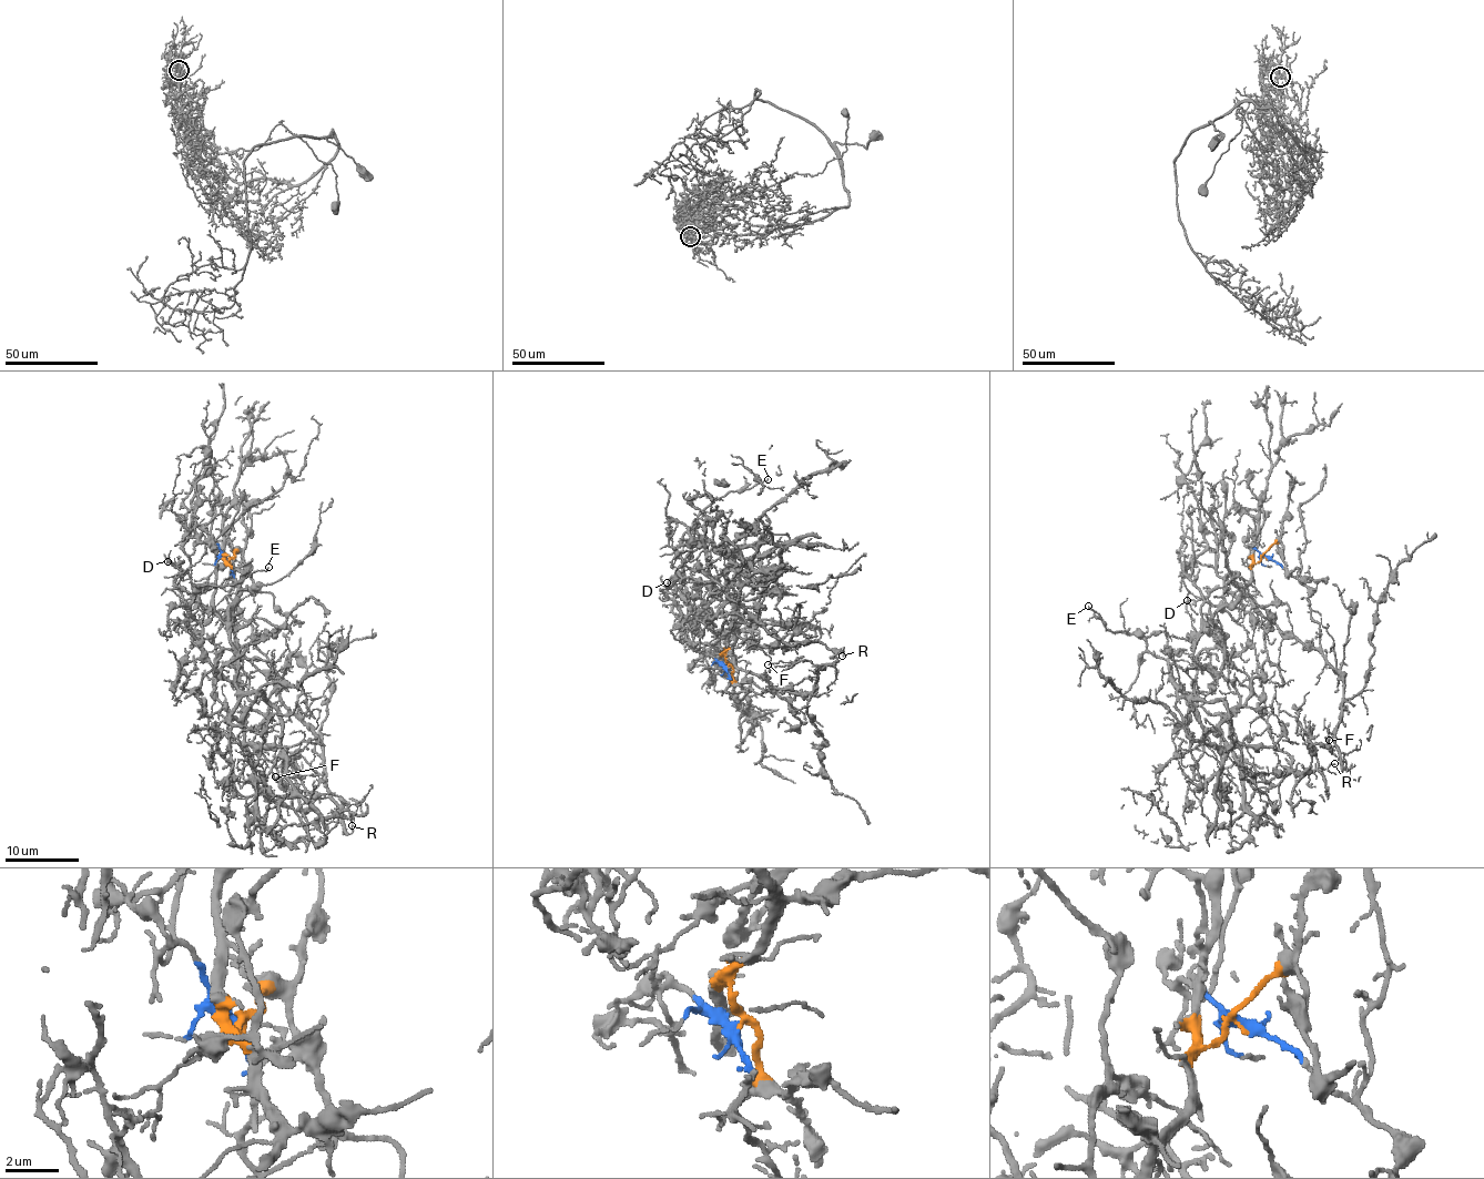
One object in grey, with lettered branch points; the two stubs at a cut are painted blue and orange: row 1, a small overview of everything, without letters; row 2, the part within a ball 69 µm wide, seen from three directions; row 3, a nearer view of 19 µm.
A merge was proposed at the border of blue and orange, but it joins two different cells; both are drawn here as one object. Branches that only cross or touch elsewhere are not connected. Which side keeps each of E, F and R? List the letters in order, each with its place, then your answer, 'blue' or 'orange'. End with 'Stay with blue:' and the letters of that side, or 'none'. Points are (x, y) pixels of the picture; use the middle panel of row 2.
E: at (768, 479); orange
F: at (768, 664); blue
R: at (842, 656); blue
Stay with blue: F, R

